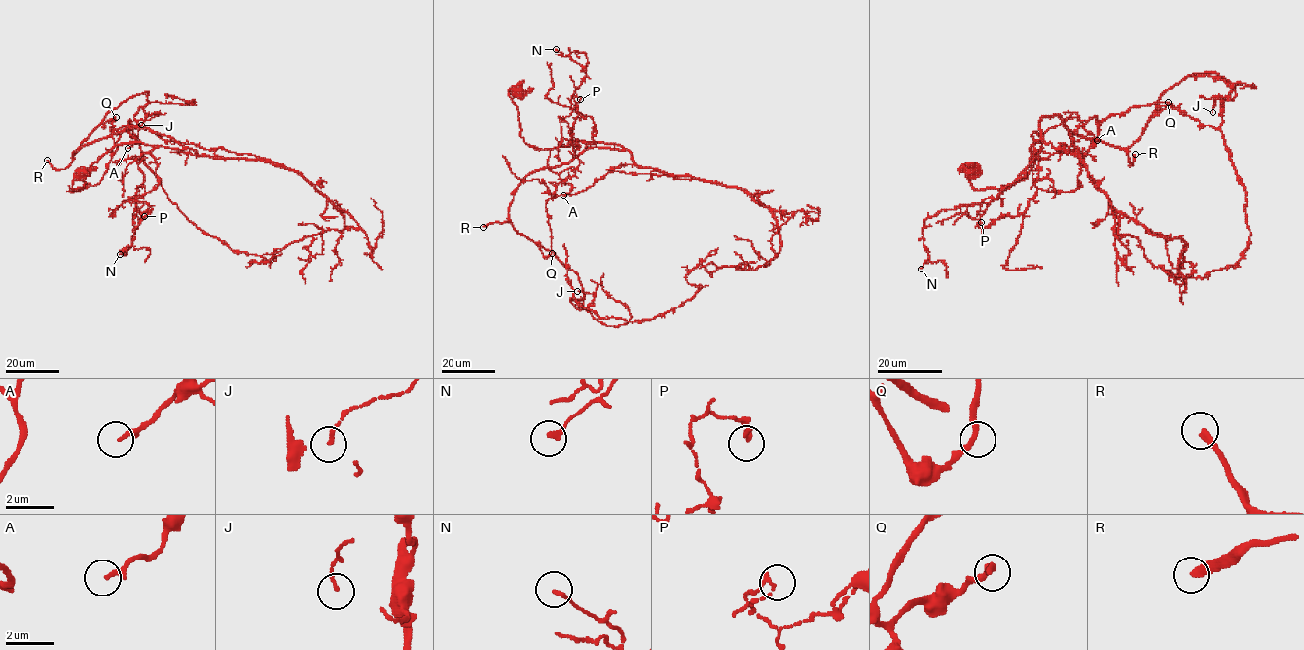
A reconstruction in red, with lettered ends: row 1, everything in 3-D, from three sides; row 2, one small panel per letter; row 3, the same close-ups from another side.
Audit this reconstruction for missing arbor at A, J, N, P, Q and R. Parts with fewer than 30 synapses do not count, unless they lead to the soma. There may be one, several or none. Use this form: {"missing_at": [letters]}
{"missing_at": ["R"]}

